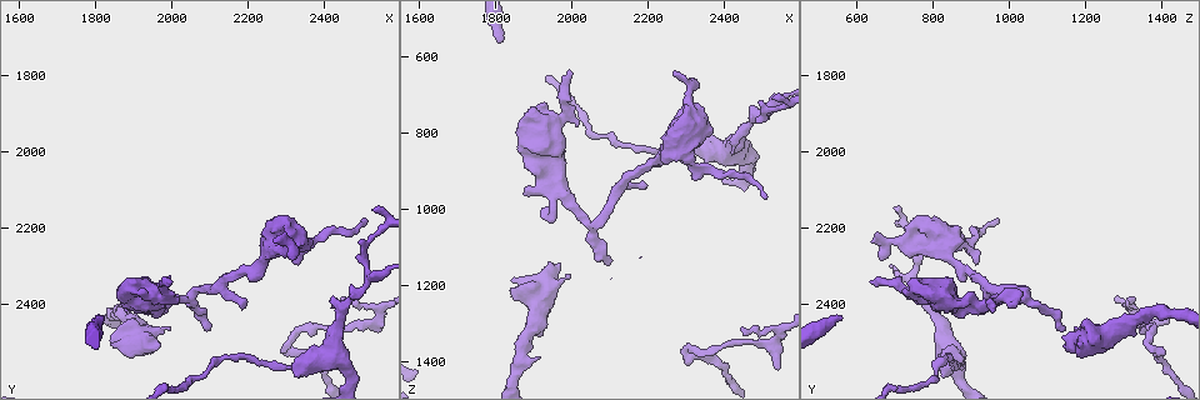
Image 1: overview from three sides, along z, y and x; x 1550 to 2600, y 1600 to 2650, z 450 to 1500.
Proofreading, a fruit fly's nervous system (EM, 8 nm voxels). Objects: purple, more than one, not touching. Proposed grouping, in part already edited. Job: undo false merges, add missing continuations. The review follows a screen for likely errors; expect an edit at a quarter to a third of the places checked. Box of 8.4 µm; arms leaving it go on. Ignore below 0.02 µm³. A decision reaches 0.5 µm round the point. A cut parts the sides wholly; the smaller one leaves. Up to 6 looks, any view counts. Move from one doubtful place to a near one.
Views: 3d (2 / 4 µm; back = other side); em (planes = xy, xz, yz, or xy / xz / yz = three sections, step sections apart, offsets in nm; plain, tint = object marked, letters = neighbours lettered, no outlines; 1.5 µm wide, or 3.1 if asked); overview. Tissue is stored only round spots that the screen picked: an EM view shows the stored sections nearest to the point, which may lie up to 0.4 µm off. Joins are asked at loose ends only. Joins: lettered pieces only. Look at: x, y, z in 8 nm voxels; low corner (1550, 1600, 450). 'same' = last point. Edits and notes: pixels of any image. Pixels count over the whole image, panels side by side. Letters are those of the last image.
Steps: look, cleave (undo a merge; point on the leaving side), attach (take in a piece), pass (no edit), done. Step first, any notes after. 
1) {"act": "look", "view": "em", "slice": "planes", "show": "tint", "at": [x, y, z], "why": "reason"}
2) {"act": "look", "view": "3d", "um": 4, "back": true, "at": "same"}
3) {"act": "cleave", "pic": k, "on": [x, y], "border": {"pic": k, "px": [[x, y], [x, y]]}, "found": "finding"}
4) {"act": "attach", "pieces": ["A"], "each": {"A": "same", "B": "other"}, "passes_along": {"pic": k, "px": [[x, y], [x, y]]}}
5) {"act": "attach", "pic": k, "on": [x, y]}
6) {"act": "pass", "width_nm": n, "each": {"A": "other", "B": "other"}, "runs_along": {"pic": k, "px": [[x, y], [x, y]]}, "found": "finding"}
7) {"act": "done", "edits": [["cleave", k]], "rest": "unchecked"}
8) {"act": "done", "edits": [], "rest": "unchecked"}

{"act": "look", "view": "3d", "um": 2, "at": [2185, 2405, 940], "why": "thin end"}

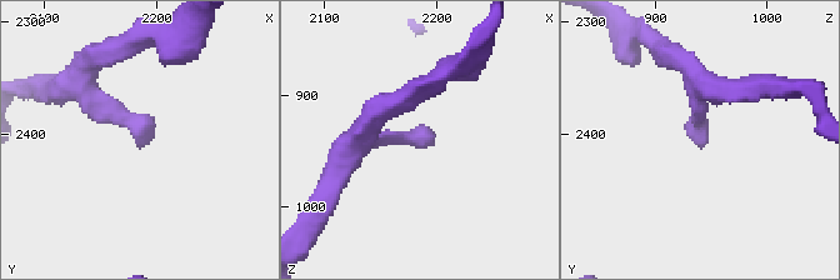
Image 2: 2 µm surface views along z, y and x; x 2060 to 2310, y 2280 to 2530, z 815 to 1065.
{"act": "look", "view": "em", "slice": "planes", "show": "plain", "at": [2188, 2406, 946], "why": "now the EM"}

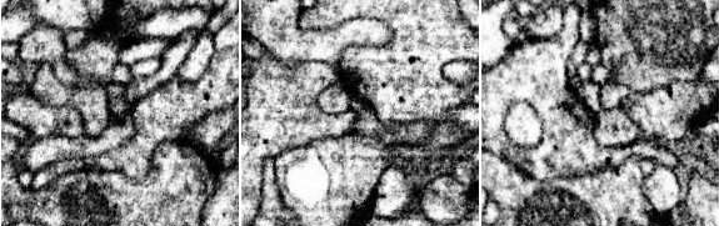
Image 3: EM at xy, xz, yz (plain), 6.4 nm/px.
{"act": "look", "view": "em", "slice": "planes", "show": "letters", "at": "same"}

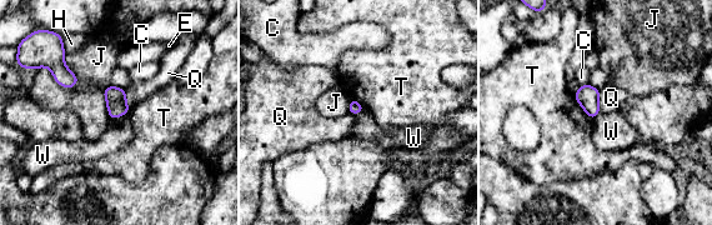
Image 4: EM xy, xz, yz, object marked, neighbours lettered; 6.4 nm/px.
{"act": "pass", "each": {"C": "other", "E": "other", "H": "other", "J": "other", "Q": "other", "T": "other", "W": "other"}, "found": "no lettered piece goes on from it"}

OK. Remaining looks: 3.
{"act": "look", "view": "em", "slice": "xy", "step": 8, "show": "tint", "at": [2100, 2470, 1140], "why": "free end"}

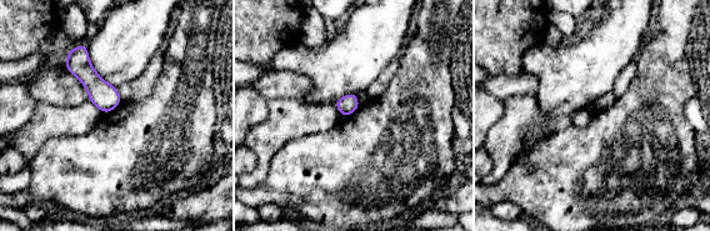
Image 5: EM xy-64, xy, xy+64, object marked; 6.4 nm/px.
{"act": "look", "view": "em", "slice": "planes", "show": "letters", "at": "same", "why": "another direction"}

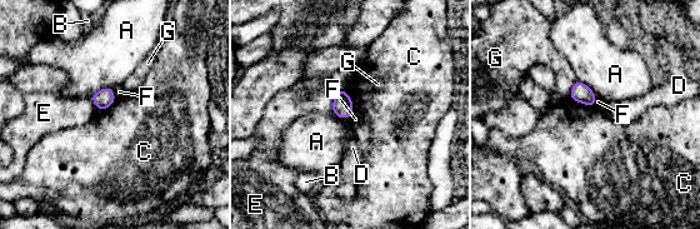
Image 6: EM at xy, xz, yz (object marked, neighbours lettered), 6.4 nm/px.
{"act": "pass", "each": {"A": "other", "B": "other", "C": "other", "D": "other", "E": "other", "F": "other", "G": "other"}, "border": {"pic": 6, "px": [[569, 98], [589, 105], [596, 105]]}, "found": "none of them fits"}

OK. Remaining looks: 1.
{"act": "look", "view": "em", "slice": "planes", "show": "letters", "at": [1995, 2350, 640], "why": "branch stops here"}

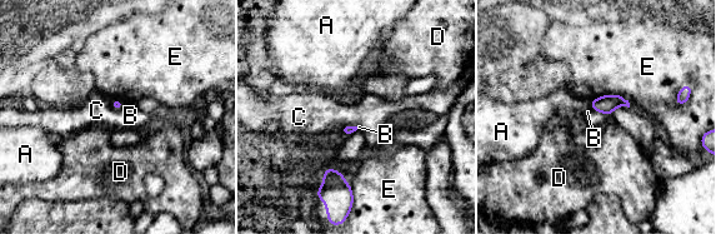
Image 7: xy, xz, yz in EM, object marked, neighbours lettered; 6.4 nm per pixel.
{"act": "pass", "longest_contact_nm": ["E", 280], "each": {"A": "other", "B": "other", "C": "other", "D": "other", "E": "other"}, "border": {"pic": 7, "px": [[110, 99], [110, 105], [115, 110]]}, "found": "none of them fits"}

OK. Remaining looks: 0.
{"act": "done", "edits": [], "rest": "unchecked"}

